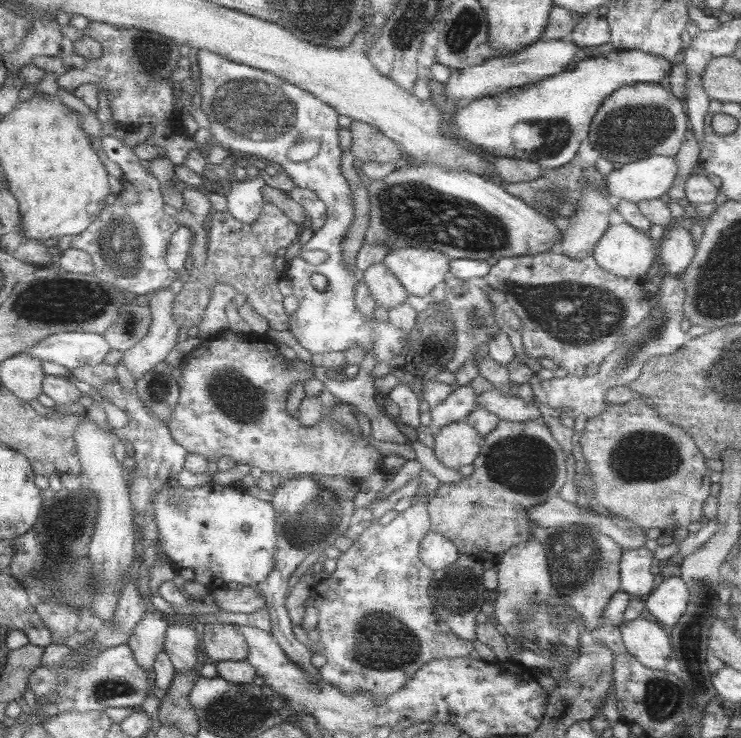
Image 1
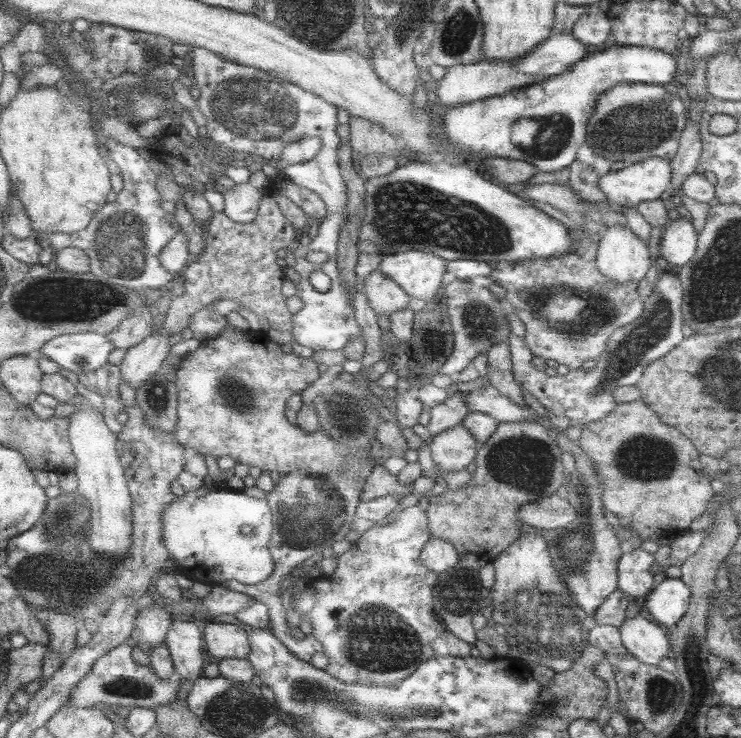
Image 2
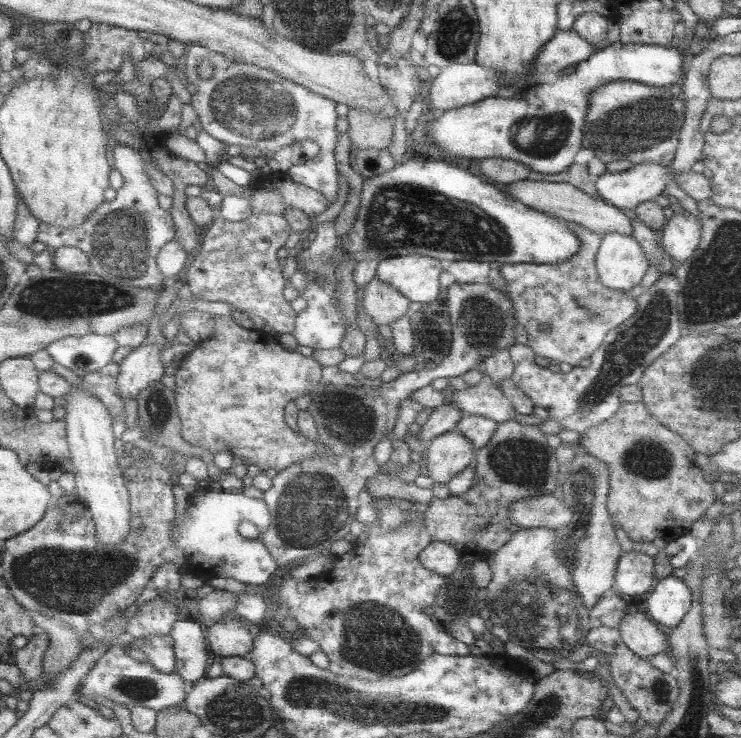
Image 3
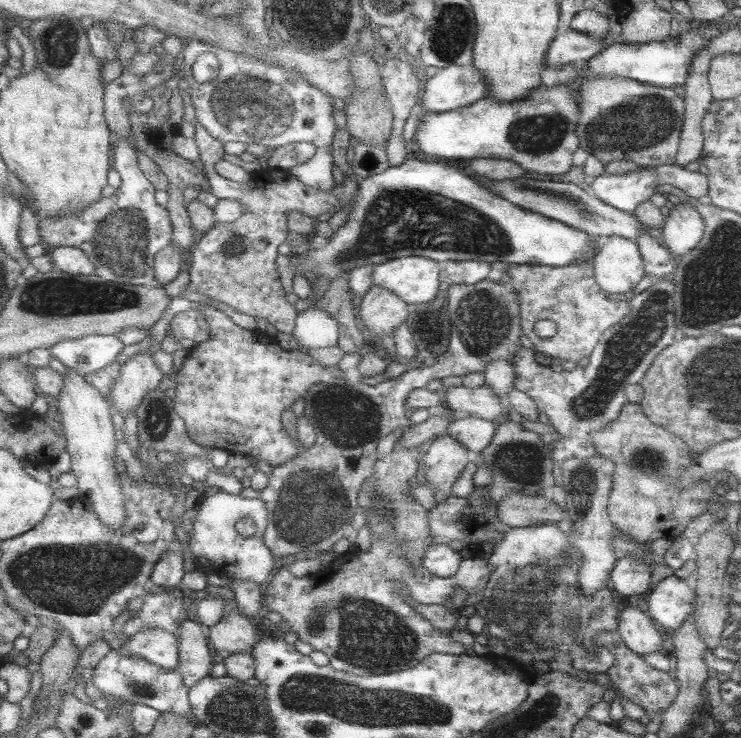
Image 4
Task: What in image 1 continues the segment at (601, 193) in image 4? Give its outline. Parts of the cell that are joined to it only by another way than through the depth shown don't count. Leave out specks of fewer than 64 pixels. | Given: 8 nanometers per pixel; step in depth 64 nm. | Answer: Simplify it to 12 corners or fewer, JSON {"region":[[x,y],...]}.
{"region":[[653,154],[613,170],[607,196],[667,194],[677,158]]}

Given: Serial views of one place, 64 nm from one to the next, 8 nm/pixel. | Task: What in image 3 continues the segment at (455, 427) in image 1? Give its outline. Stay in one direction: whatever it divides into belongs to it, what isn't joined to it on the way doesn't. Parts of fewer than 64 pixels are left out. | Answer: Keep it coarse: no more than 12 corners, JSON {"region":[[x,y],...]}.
{"region":[[457,430],[429,442],[429,472],[449,484],[477,460]]}

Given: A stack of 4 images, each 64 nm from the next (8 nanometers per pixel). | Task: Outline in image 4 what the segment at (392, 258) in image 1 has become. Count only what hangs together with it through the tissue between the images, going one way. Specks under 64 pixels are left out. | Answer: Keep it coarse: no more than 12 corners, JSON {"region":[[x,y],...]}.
{"region":[[405,256],[377,264],[373,280],[417,306],[441,294],[443,264]]}

